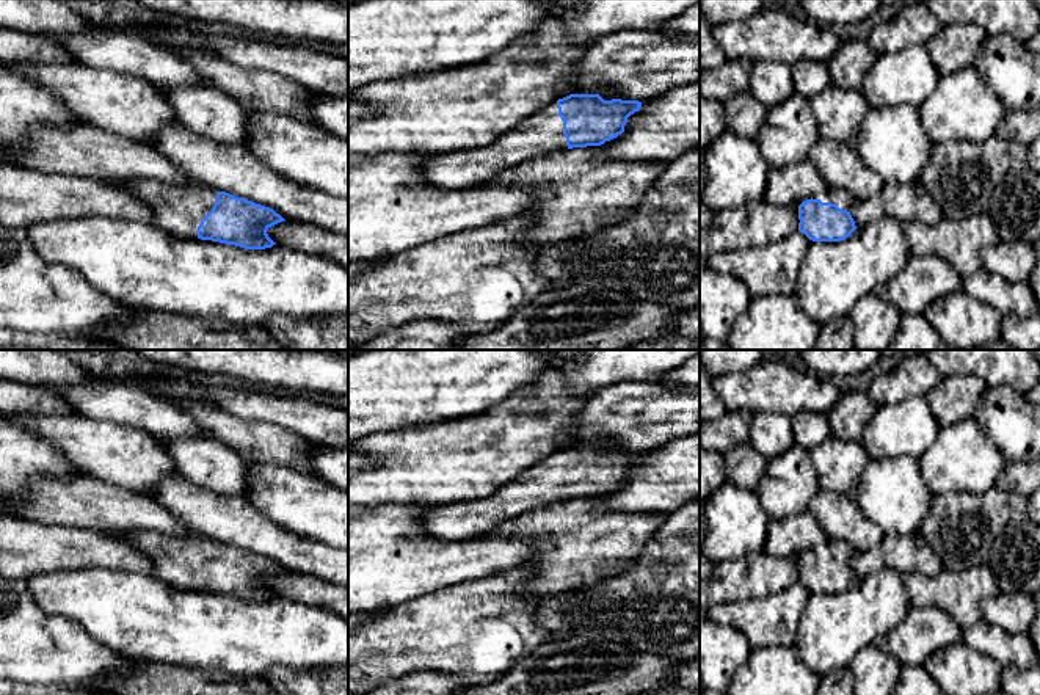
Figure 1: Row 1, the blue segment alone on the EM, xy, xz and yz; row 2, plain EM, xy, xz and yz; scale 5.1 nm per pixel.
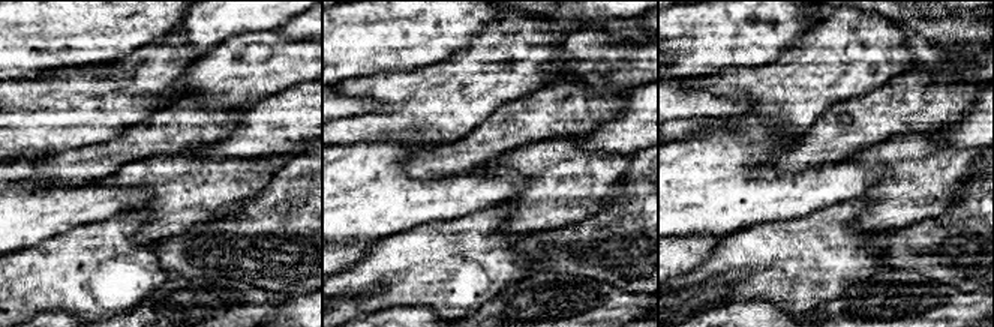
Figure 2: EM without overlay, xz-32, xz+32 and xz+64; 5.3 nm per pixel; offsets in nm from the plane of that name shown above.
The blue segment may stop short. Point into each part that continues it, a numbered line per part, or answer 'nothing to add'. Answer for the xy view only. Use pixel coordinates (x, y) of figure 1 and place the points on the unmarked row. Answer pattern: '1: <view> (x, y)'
1: xy (178, 560)

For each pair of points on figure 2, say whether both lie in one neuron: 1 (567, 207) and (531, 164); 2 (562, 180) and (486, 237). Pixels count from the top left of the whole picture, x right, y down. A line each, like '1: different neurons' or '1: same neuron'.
1: same neuron
2: different neurons

